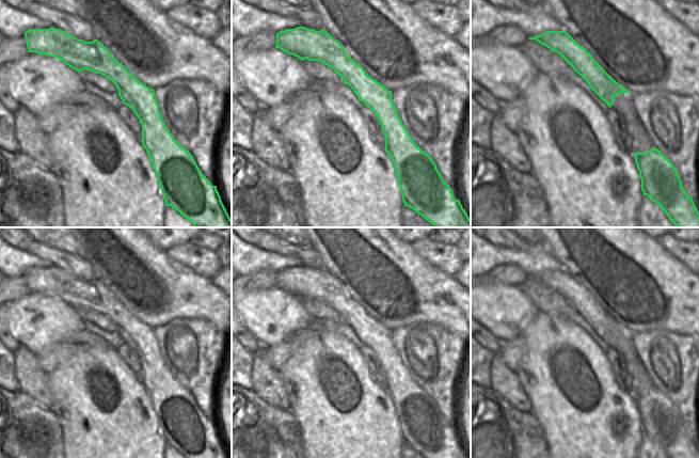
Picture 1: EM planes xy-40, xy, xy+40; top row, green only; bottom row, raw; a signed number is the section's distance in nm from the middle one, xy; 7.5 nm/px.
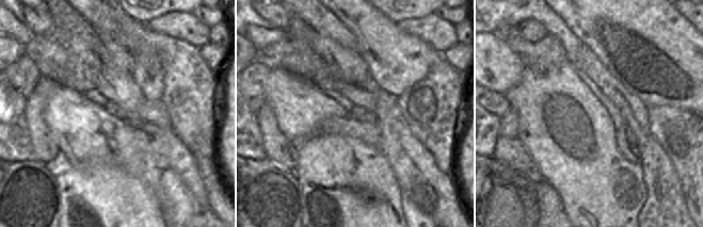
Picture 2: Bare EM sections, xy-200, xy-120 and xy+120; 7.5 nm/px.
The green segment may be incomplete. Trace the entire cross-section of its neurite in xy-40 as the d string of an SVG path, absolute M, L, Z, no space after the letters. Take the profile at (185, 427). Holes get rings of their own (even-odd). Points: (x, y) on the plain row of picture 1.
M30 268L25 271L29 291L55 296L78 312L88 309L111 319L118 329L123 343L140 359L142 384L146 389L157 414L165 445L171 445L186 458L231 458L217 429L197 406L191 392L181 385L165 365L155 331L143 323L120 302L97 278L92 281L79 279L60 268Z

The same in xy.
M301 265L277 271L275 287L302 300L324 302L377 354L404 445L424 458L470 458L432 397L409 374L392 339L392 330L371 317L337 279L323 268L316 270Z

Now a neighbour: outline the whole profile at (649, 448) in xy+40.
M647 435L641 438L637 458L669 458L663 447Z

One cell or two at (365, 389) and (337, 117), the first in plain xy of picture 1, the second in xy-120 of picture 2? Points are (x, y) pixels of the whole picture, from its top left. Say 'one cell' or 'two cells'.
two cells

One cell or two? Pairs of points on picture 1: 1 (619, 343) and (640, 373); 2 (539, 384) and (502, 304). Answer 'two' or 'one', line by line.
1: one
2: two

